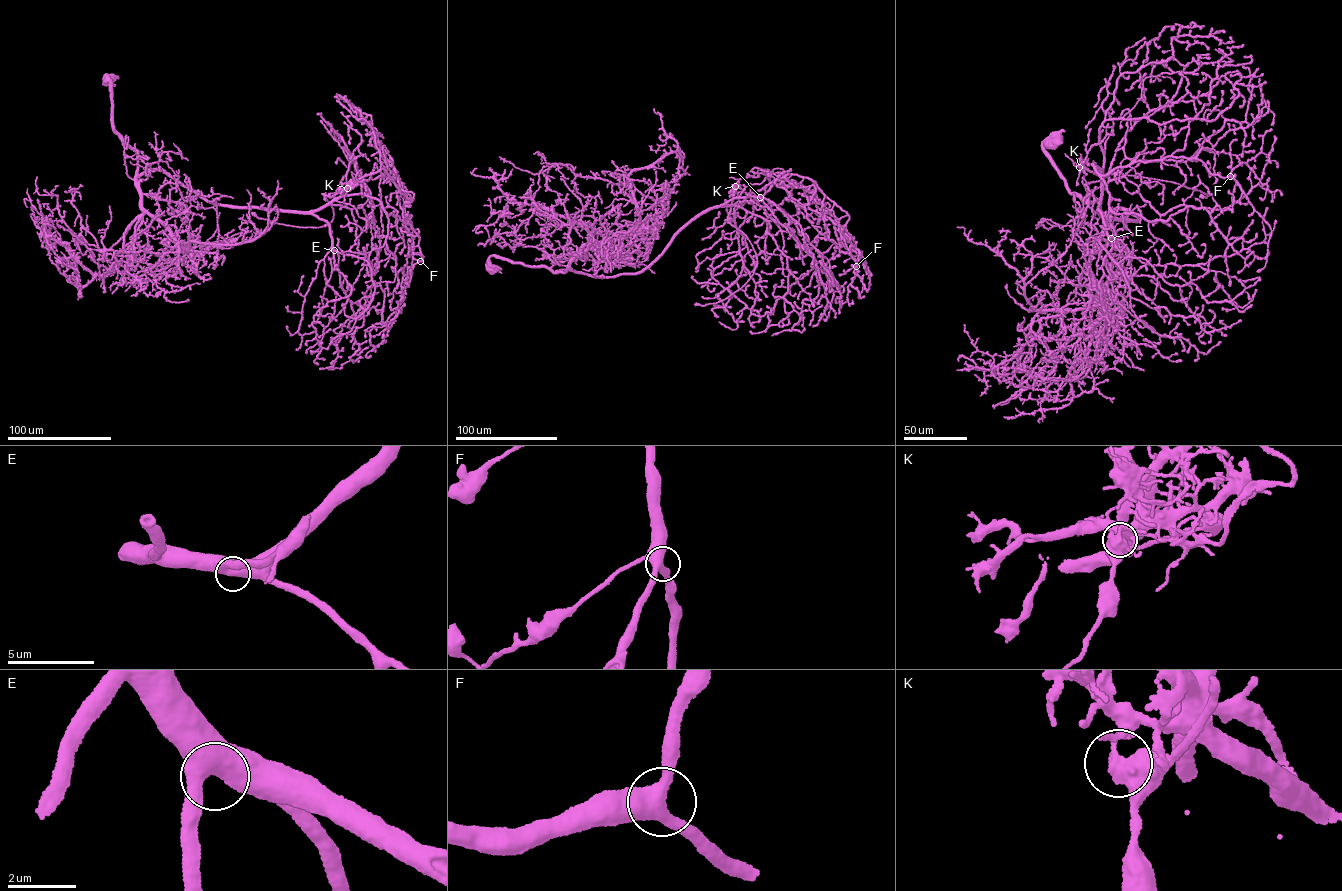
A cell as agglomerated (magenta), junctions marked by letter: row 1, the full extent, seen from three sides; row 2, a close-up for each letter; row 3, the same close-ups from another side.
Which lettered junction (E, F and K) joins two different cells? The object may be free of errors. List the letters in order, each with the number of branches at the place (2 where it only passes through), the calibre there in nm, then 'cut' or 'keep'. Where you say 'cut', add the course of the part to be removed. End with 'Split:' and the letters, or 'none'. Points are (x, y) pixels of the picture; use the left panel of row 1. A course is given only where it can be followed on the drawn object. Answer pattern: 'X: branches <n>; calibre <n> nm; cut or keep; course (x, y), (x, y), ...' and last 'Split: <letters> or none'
E: branches 3; calibre 440 nm; keep
F: branches 4; calibre 440 nm; keep
K: branches 4; calibre 420 nm; cut; course (347, 188), (330, 198), (324, 196), (333, 209), (333, 219), (319, 227), (280, 224), (251, 212)
Split: K

